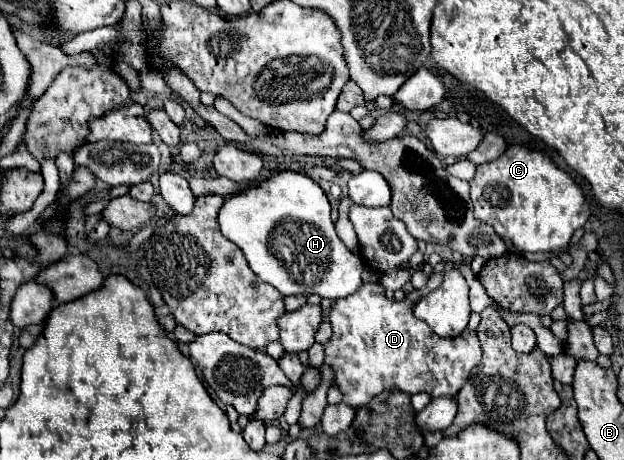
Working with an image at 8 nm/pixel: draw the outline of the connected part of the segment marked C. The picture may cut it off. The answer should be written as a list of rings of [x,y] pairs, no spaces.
[[[508,145],[508,149],[498,159],[478,165],[476,175],[470,181],[470,189],[472,189],[470,199],[474,205],[474,217],[482,223],[492,225],[494,231],[504,241],[512,243],[514,247],[526,253],[538,253],[538,251],[558,253],[566,249],[572,233],[580,229],[590,217],[590,207],[584,199],[582,189],[574,183],[574,179],[546,155],[522,145]]]

